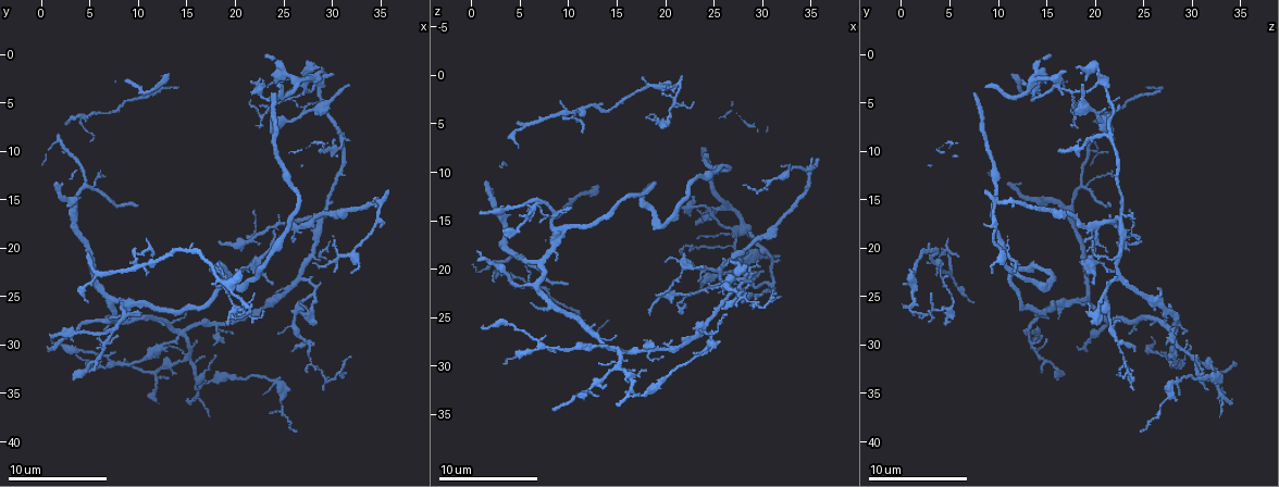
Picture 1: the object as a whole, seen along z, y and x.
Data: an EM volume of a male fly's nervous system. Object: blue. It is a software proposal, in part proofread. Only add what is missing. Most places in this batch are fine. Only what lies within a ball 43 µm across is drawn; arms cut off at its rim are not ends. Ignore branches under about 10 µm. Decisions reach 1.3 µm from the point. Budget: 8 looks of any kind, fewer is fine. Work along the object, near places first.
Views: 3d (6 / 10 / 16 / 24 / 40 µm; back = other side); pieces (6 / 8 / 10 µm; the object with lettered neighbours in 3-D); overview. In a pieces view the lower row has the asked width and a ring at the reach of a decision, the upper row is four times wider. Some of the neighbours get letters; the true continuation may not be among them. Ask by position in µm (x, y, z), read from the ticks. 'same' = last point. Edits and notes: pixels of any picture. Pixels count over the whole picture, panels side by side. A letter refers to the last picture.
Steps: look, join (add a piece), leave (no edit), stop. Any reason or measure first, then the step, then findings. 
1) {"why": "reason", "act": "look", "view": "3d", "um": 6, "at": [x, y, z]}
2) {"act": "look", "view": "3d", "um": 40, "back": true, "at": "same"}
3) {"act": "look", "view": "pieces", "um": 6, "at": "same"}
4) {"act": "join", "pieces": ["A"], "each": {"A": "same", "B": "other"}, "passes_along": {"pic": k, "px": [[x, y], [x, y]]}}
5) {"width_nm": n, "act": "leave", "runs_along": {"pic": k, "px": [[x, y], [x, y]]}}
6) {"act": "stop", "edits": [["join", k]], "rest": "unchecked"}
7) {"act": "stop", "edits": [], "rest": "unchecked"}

{"why": "an open end", "act": "look", "view": "pieces", "um": 8, "at": [26.2, 30.4, 23.8]}

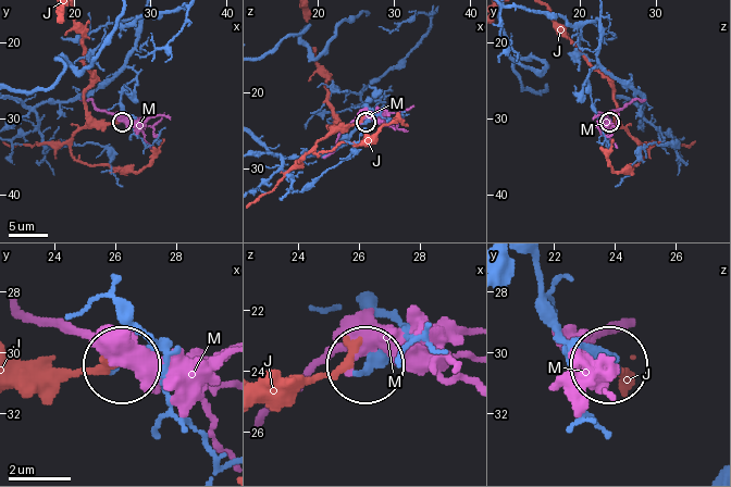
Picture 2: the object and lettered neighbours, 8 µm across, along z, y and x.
{"width_nm": 230, "act": "leave", "each": {"J": "other", "M": "other"}, "found": "no lettered piece goes on from it"}

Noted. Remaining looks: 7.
{"act": "look", "view": "pieces", "um": 10, "at": [9.8, 26.6, 14.0]}

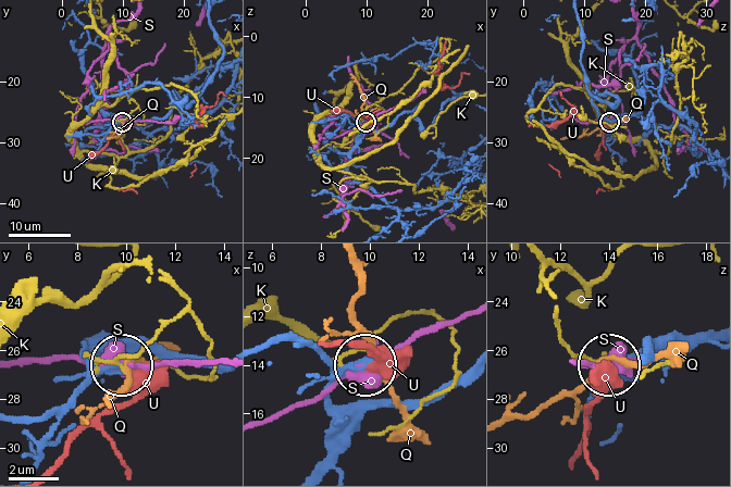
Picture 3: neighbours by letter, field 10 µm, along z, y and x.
{"act": "leave", "each": {"K": "other", "Q": "other", "S": "other", "U": "other"}, "runs_along": {"pic": 3, "px": [[322, 463], [332, 420], [327, 388], [361, 365]]}, "found": "none of them fits"}

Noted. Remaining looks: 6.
{"why": "thin end", "act": "look", "view": "3d", "um": 6, "at": [11.6, 20.8, 5.6]}

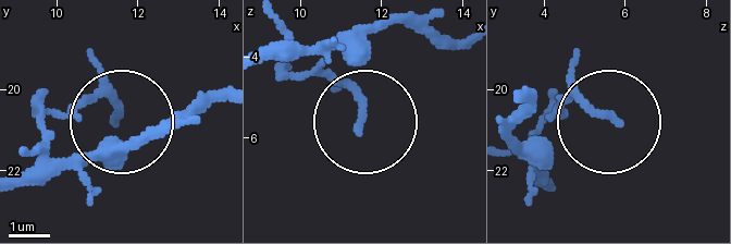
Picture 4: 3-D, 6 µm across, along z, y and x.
{"act": "look", "view": "pieces", "um": 10, "at": [11.50, 20.80, 5.75]}

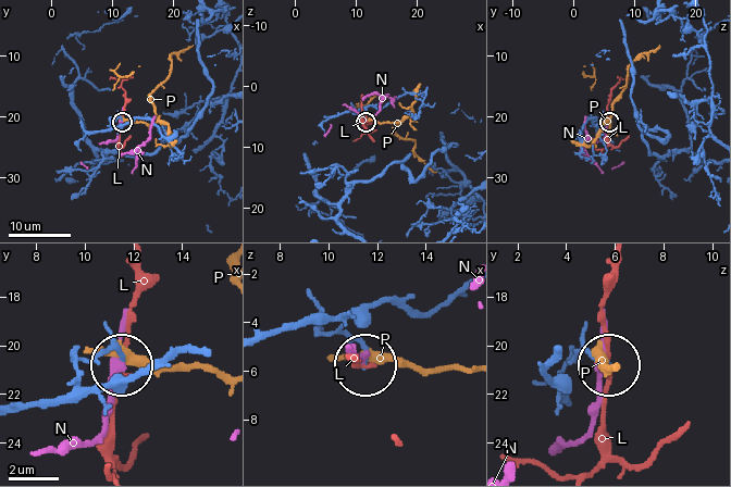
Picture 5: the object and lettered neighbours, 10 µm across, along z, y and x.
{"width_nm": 160, "act": "leave", "each": {"L": "other", "N": "other", "P": "other"}, "runs_along": {"pic": 5, "px": [[466, 286], [422, 315], [378, 302], [324, 315], [366, 363]]}, "found": "none of them fits"}

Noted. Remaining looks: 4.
{"act": "look", "view": "pieces", "um": 8, "at": [9.6, 15.4, 21.4]}

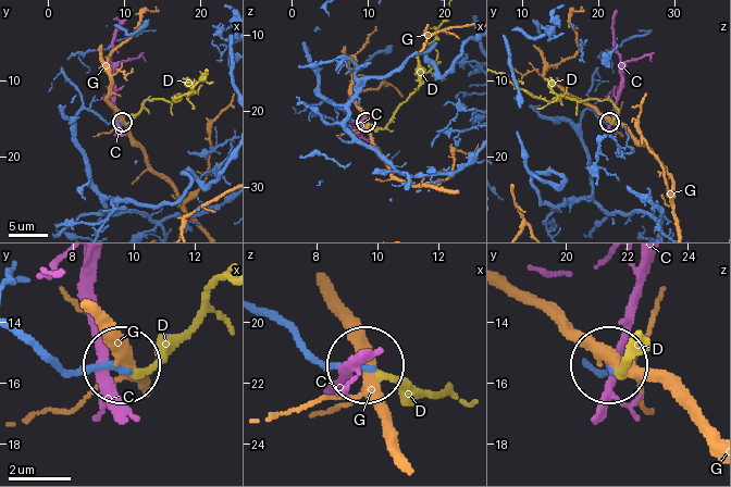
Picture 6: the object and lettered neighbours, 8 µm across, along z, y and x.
{"act": "join", "pieces": ["D"], "each": {"C": "other", "D": "same", "G": "other"}, "passes_along": {"pic": 6, "px": [[50, 360], [71, 367], [149, 365], [224, 282]]}, "found": "it goes on there"}

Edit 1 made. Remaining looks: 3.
{"act": "stop", "edits": [["join", 6]], "rest": "unchecked"}

